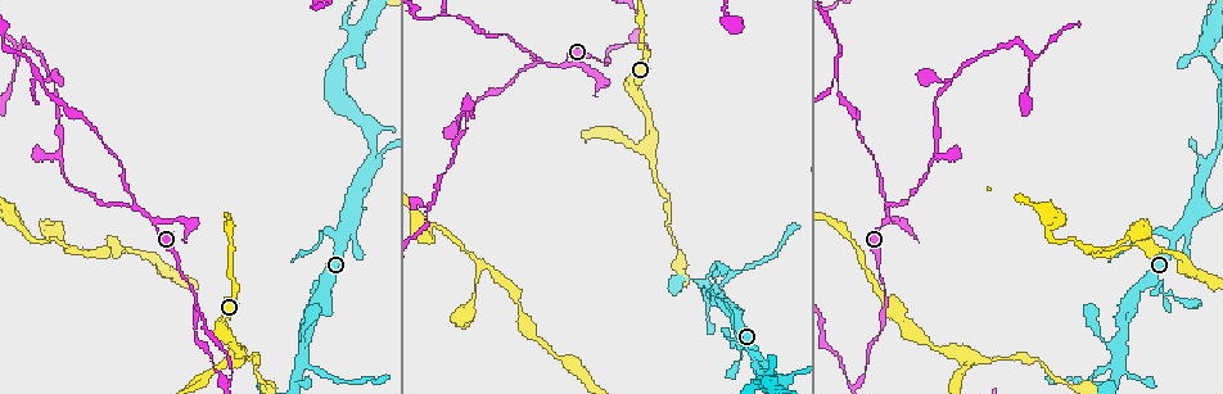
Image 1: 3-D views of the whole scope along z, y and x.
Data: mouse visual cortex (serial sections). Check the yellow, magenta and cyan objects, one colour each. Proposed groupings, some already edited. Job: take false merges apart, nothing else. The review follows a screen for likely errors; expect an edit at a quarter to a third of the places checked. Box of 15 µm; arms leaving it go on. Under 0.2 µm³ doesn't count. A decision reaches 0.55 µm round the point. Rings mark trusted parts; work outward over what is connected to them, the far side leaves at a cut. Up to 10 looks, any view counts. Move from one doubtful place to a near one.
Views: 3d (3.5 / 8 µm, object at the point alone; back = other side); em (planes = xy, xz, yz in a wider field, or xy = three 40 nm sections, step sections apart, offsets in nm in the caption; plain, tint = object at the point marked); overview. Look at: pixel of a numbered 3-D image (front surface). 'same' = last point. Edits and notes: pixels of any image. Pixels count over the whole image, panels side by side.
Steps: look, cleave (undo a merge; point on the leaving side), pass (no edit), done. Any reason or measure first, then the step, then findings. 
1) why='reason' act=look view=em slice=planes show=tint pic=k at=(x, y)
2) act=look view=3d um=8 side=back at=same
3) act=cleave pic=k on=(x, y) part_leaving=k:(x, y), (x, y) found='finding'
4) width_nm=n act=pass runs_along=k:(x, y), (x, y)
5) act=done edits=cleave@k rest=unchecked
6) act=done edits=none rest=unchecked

why='two arms in line, one across' act=look view=3d um=8 pic=1 at=(135, 205)

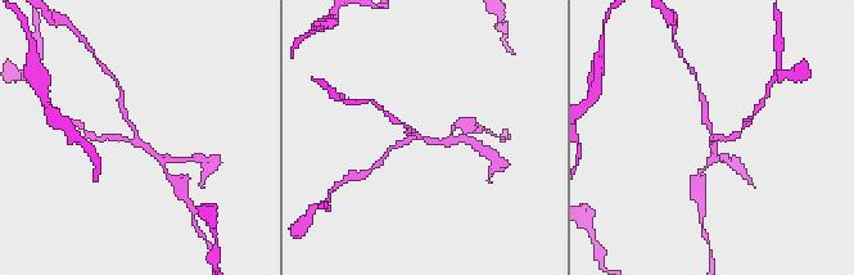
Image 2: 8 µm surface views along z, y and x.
why='shape alone is not enough' act=look view=em slice=xy step=2 show=tint pic=2 at=(136, 144)

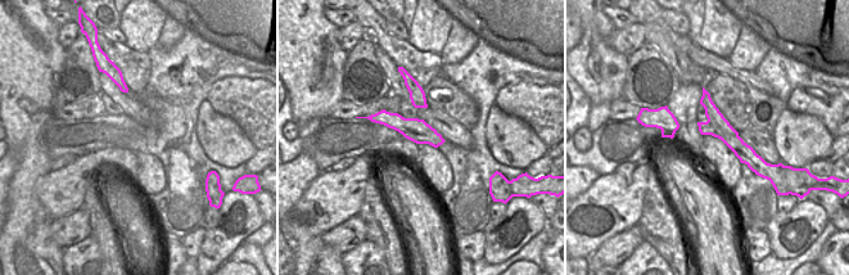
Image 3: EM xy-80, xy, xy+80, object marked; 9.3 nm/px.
width_nm=220 act=cleave pic=2 on=(477, 144) border=3:(708, 120), (717, 131), (737, 135) found='two cells meet here'

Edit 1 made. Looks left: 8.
why='thick turns thin' act=look view=3d um=3.5 pic=1 at=(590, 57)

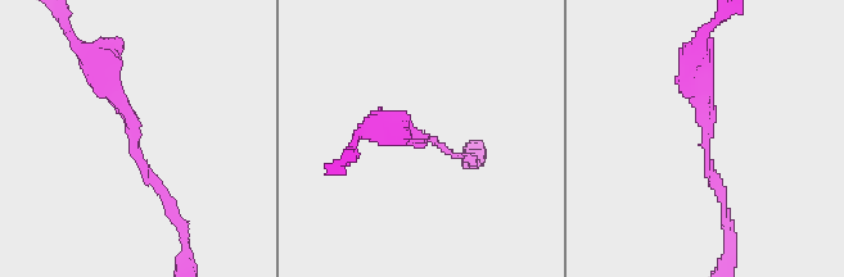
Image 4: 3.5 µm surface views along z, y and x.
act=look view=em slice=xy step=2 show=tint pic=4 at=(423, 137)

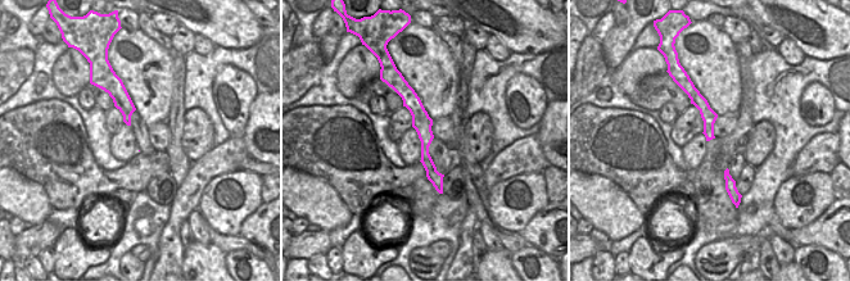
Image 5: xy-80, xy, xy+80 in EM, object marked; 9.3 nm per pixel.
act=pass runs_along=4:(95, 58), (170, 207) found='one cell here'

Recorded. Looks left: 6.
why='abrupt turn' act=look view=3d um=8 pic=1 at=(37, 78)

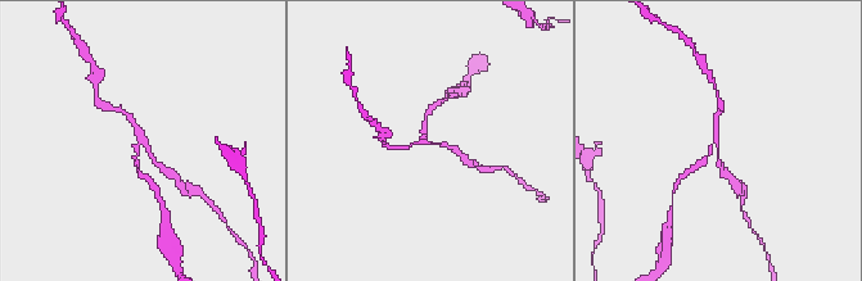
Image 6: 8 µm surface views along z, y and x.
arms=3 arm_widths_nm=100,150,150 act=look view=em slice=xy step=2 show=tint pic=6 at=(430, 144)

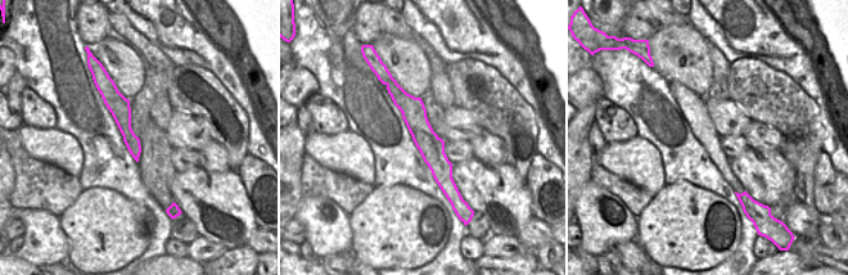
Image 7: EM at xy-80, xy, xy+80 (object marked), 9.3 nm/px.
act=cleave pic=6 on=(703, 162) part_leaving=6:(712, 148), (702, 164), (685, 173) found='a second cell is stuck on'

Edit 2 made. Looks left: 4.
why='redraw' act=look view=overview

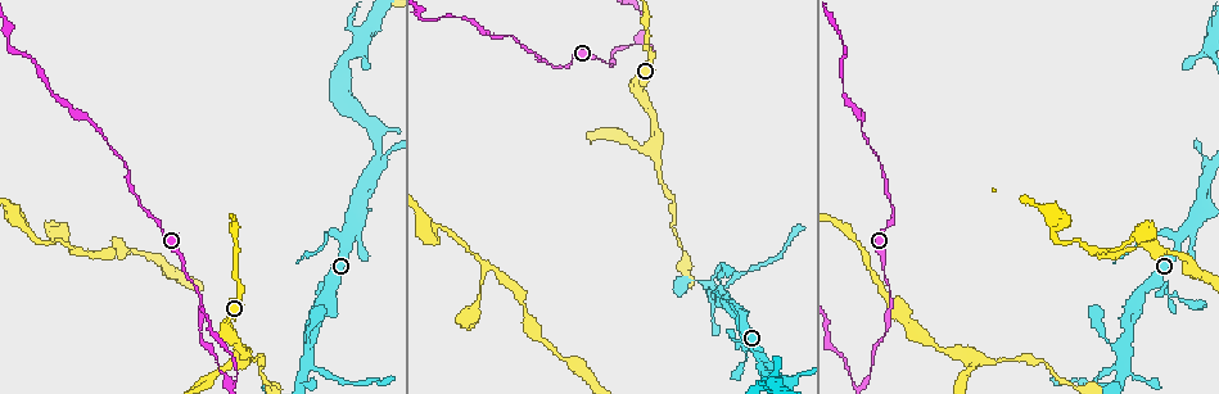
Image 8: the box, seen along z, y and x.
why='three arms meet' act=look view=3d um=8 pic=8 at=(642, 36)

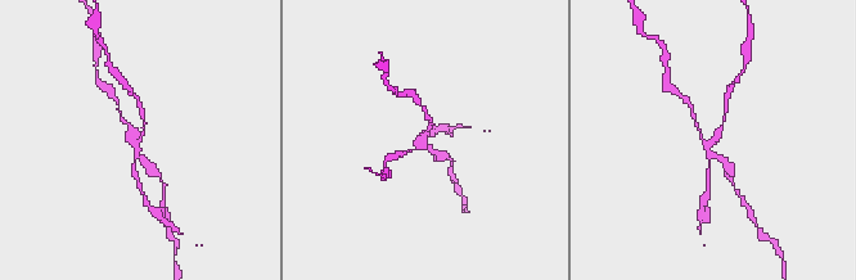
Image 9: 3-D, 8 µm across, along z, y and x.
arms=3 arm_widths_nm=100,100,150 act=look view=em slice=xy step=2 show=tint pic=9 at=(134, 139)

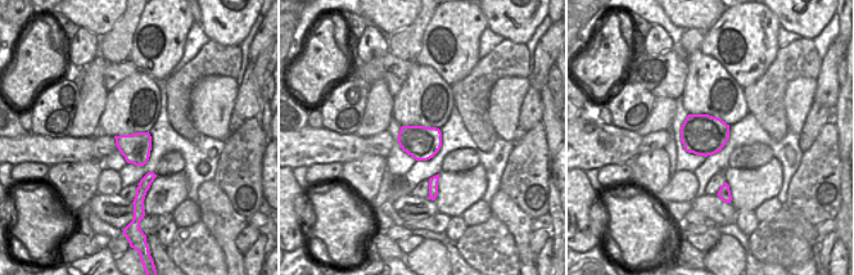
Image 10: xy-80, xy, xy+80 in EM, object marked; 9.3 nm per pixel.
width_nm=320 act=cleave pic=9 on=(151, 168) part_leaving=9:(138, 143), (144, 120), (136, 96) found='two cells meet here'

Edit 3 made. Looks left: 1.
act=done edits=cleave@2,cleave@6,cleave@9 rest=unchecked

